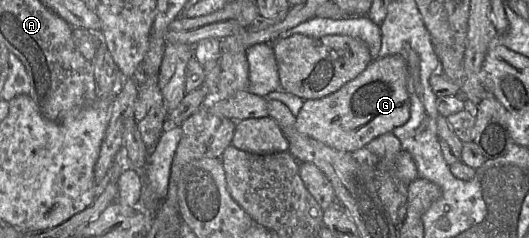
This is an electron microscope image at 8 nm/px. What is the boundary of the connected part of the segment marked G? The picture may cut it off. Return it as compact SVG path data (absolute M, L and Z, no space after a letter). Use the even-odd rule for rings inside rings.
M399 55L374 59L356 78L336 92L304 101L295 127L298 132L327 146L353 153L376 137L391 132L410 118L407 65Z

